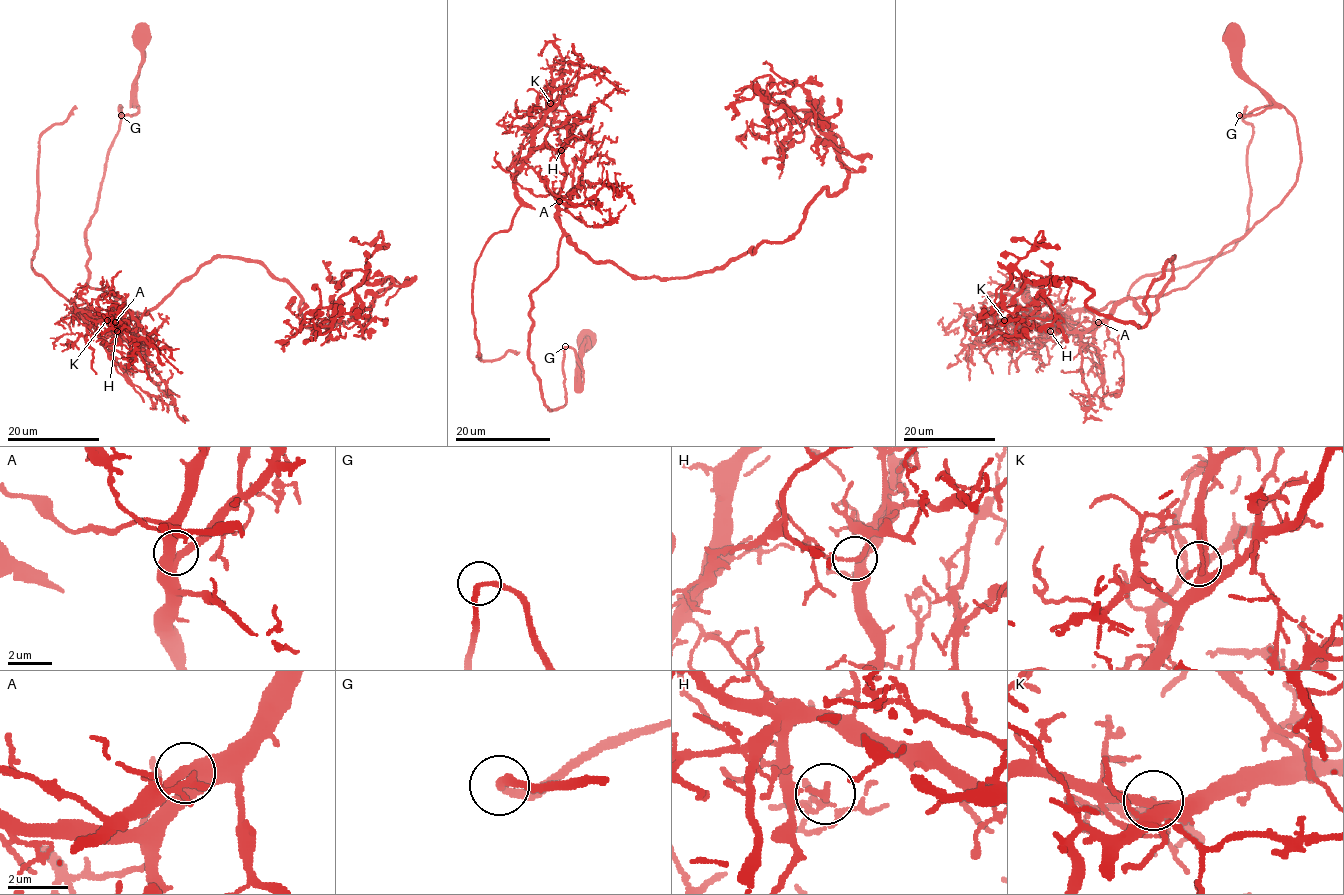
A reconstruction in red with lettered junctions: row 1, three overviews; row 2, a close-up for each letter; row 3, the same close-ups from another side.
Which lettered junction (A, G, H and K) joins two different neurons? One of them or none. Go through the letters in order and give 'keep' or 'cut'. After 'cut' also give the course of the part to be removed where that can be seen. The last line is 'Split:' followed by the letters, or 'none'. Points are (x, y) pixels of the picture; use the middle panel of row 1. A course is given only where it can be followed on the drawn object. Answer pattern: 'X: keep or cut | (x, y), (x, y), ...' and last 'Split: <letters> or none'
A: keep
G: keep
H: cut | (561, 151), (532, 149), (516, 177), (519, 205), (512, 225), (496, 233), (475, 266), (478, 356), (518, 354)
K: keep
Split: H

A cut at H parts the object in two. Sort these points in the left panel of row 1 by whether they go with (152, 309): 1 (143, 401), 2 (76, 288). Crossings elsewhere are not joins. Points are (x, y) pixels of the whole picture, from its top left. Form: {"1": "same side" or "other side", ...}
{"1": "other side", "2": "other side"}

